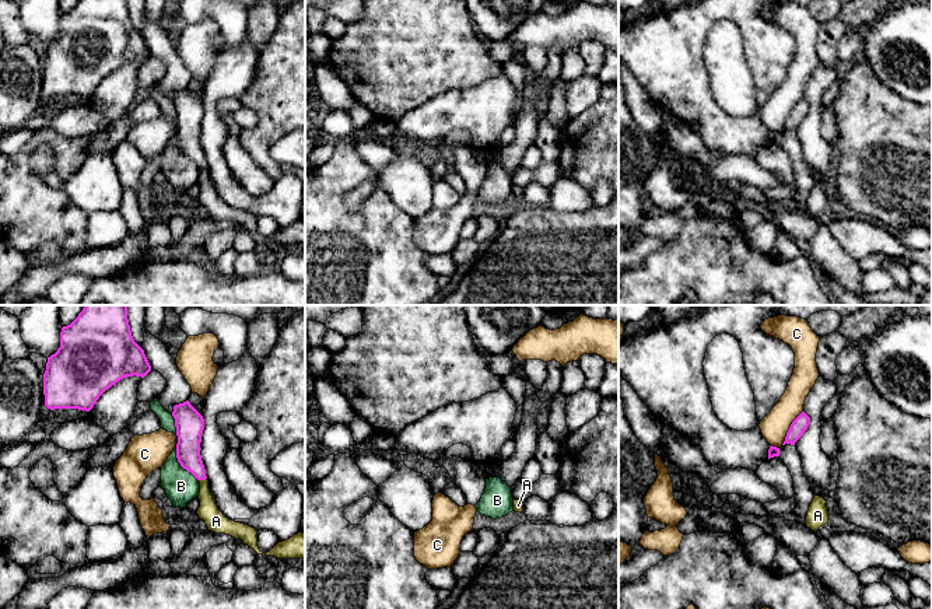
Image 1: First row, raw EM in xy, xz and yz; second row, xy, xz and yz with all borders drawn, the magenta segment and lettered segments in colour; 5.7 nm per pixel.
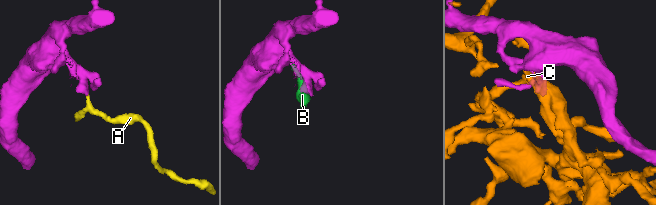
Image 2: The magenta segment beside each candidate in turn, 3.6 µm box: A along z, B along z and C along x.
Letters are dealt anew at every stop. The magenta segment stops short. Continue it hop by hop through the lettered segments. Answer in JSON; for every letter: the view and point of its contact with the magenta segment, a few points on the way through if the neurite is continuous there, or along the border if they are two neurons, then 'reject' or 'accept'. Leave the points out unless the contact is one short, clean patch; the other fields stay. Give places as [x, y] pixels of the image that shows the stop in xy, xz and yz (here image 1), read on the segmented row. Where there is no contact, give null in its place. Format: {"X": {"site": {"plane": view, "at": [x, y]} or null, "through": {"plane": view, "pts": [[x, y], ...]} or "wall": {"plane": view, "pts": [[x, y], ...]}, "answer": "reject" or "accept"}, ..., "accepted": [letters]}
{"A": {"site": {"plane": "xy", "at": [202, 479]}, "through": {"plane": "xy", "pts": [[188, 450], [188, 455], [202, 479], [207, 511]]}, "answer": "accept"}, "B": {"site": {"plane": "xy", "at": [181, 465]}, "answer": "reject"}, "C": {"site": {"plane": "yz", "at": [789, 427]}, "answer": "reject"}, "accepted": ["A"]}

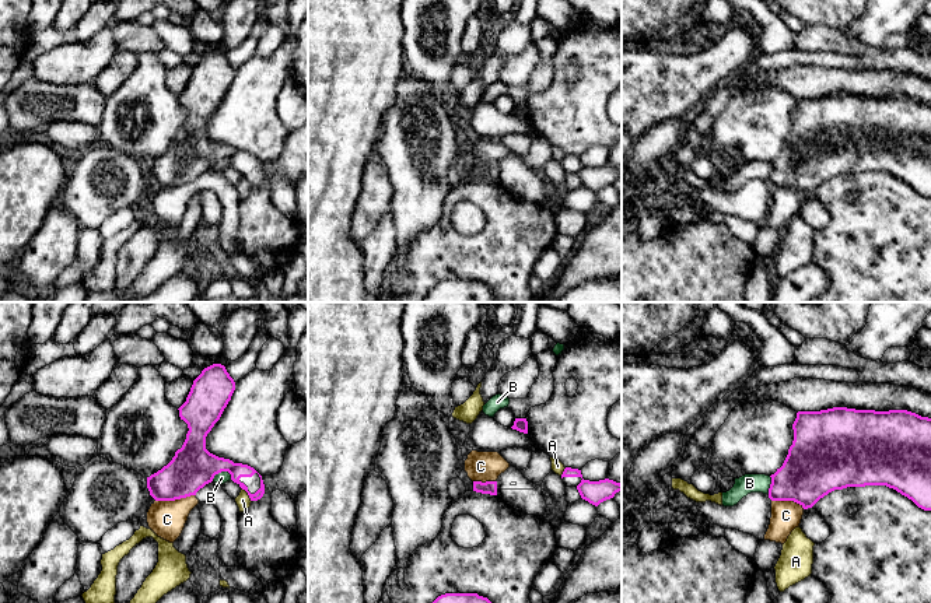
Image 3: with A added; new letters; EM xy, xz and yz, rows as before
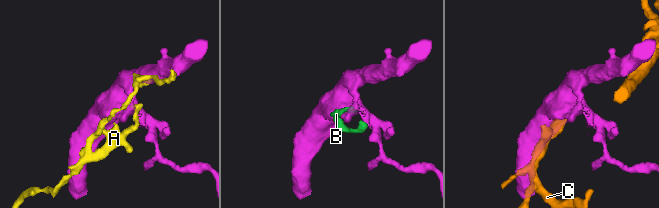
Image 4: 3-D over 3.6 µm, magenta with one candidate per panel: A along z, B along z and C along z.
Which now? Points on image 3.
{"A": {"site": {"plane": "xy", "at": [248, 494]}, "answer": "reject"}, "B": {"site": {"plane": "xy", "at": [220, 472]}, "wall": {"plane": "xy", "pts": [[231, 474], [219, 472], [212, 480]]}, "answer": "reject"}, "C": {"site": {"plane": "xy", "at": [175, 498]}, "answer": "reject"}, "accepted": []}

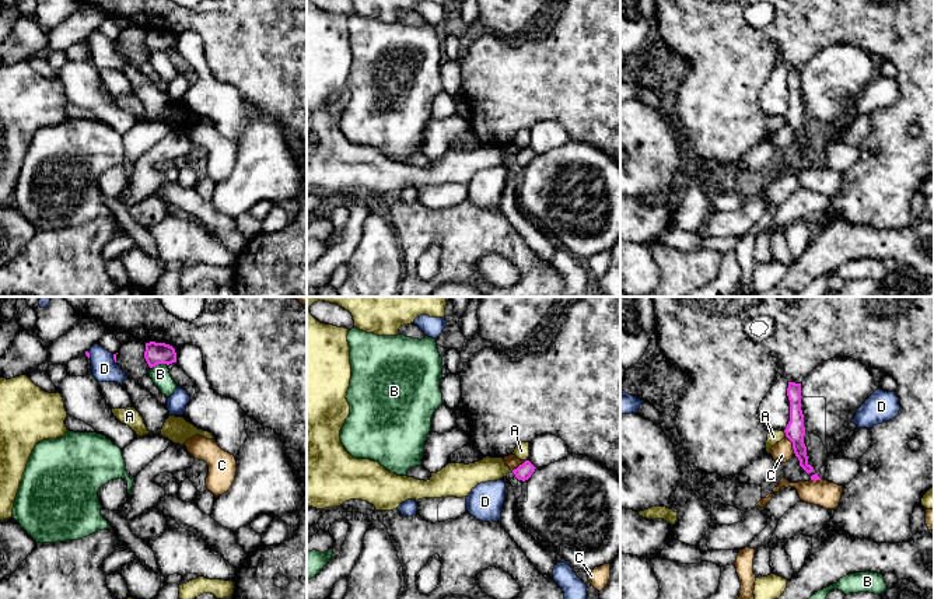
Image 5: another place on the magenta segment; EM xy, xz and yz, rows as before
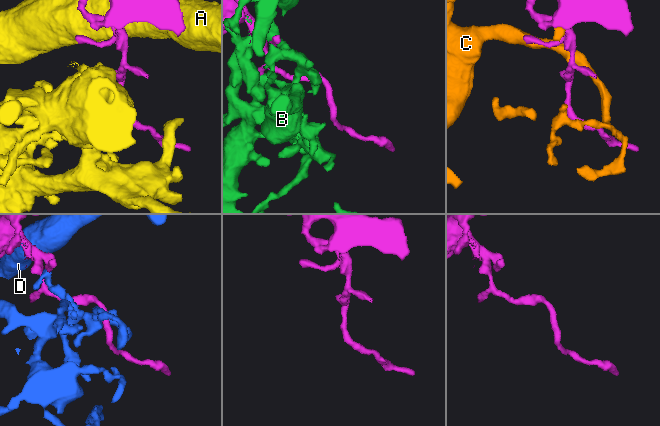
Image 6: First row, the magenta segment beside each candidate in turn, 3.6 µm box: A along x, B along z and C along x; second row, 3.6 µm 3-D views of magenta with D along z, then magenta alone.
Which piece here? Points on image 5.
{"A": {"site": {"plane": "yz", "at": [786, 434]}, "answer": "reject"}, "B": {"site": {"plane": "xy", "at": [158, 363]}, "answer": "reject"}, "C": {"site": {"plane": "yz", "at": [793, 444]}, "answer": "reject"}, "D": {"site": {"plane": "xy", "at": [114, 358]}, "answer": "reject"}, "accepted": []}

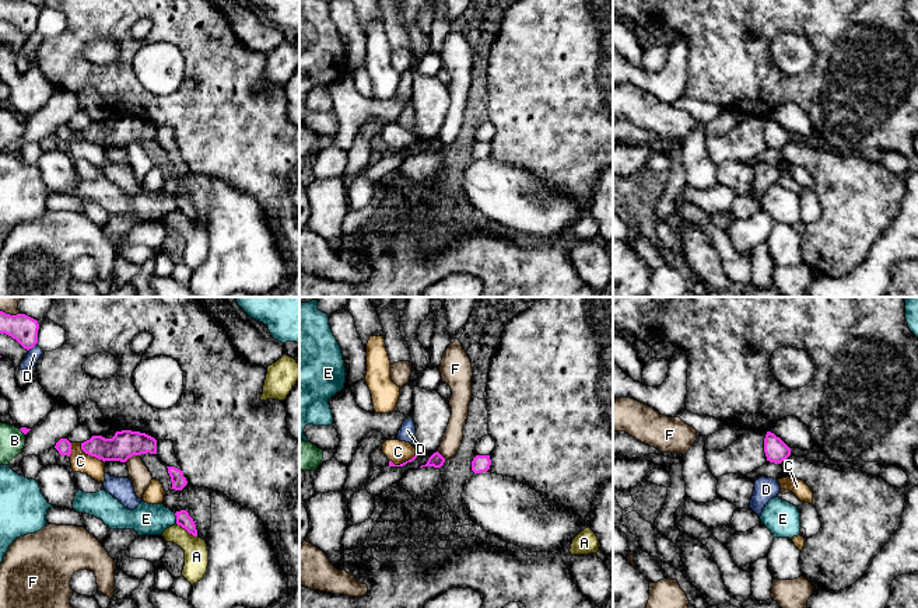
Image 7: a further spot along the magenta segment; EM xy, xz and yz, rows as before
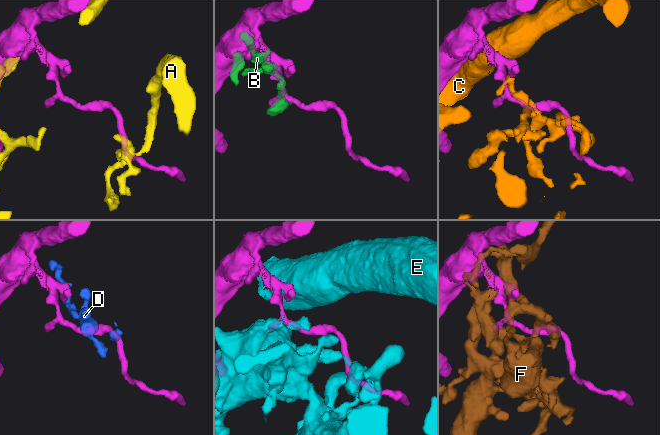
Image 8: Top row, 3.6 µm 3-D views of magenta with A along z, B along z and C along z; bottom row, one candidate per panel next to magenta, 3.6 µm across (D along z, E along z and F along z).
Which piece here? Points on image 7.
{"A": {"site": {"plane": "xy", "at": [186, 530]}, "answer": "reject"}, "B": {"site": {"plane": "xy", "at": [21, 430]}, "wall": {"plane": "xy", "pts": [[18, 429], [24, 434]]}, "answer": "reject"}, "C": {"site": {"plane": "xy", "at": [90, 454]}, "answer": "reject"}, "D": {"site": {"plane": "xy", "at": [31, 348]}, "wall": {"plane": "xy", "pts": [[35, 343], [28, 350]]}, "answer": "reject"}, "E": {"site": {"plane": "xy", "at": [177, 519]}, "answer": "reject"}, "F": {"site": {"plane": "xy", "at": [132, 456]}, "answer": "reject"}, "accepted": []}

